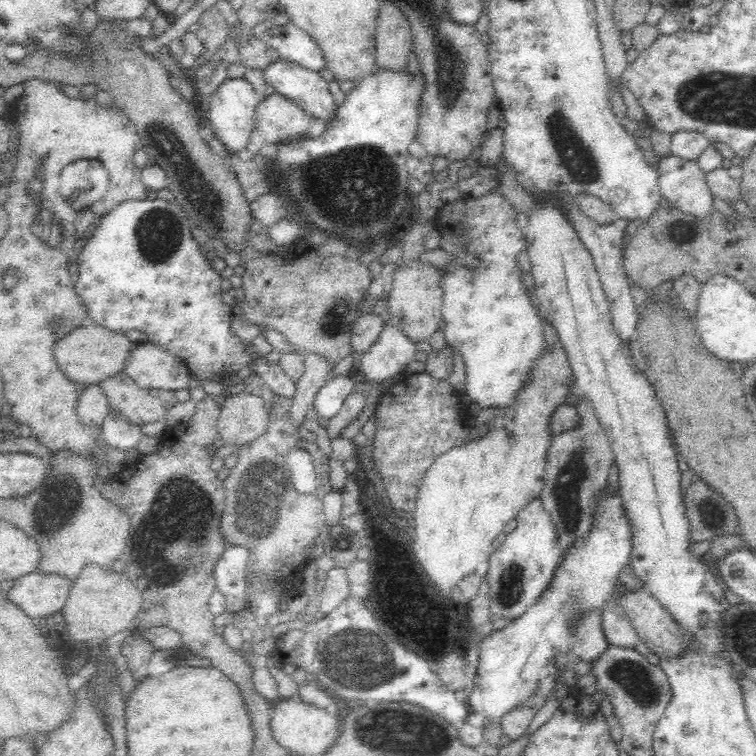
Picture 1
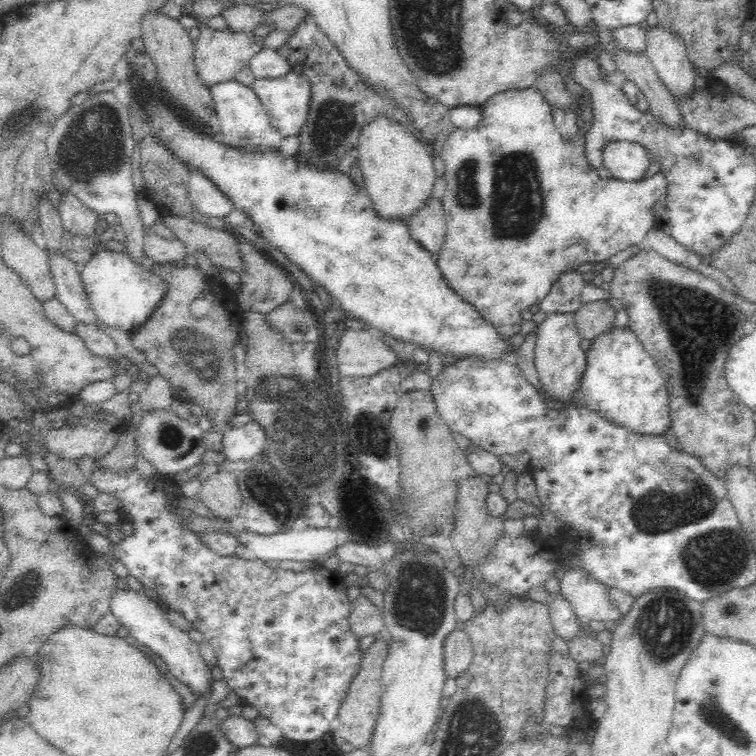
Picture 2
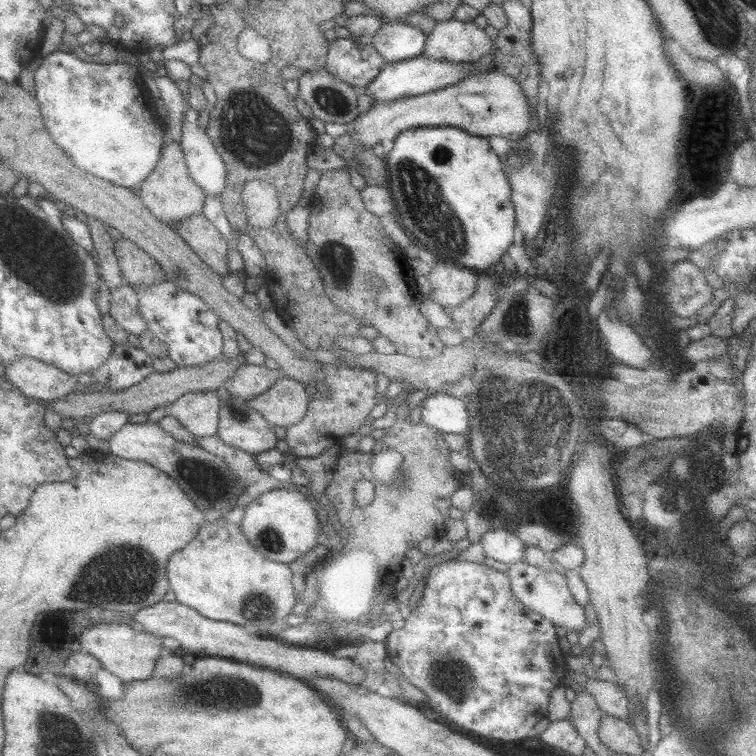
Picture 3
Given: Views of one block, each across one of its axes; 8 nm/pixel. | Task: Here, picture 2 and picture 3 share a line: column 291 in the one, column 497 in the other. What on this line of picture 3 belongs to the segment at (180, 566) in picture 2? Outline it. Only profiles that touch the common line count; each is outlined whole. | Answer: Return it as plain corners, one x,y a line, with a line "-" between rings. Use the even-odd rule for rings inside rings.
455,559
434,565
426,577
423,595
425,598
420,599
416,609
406,620
405,626
399,630
393,630
385,640
390,660
399,668
409,683
425,693
427,700
429,700
428,705
449,721
451,720
461,728
487,738
505,740
506,742
525,739
533,726
546,718
550,694
565,676
566,659
563,656
565,652
561,652
559,642
555,638
557,628
539,614
525,609
525,606
519,602
519,598
513,592
511,578
507,572
488,567
484,562
477,564

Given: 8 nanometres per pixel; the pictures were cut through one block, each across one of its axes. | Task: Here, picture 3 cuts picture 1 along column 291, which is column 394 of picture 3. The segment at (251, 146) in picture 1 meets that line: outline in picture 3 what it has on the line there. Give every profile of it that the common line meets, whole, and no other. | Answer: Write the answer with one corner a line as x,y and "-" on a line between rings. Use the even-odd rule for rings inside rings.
497,70
493,72
476,73
453,86
447,86
441,90
423,94
418,97
399,99
389,103
374,102
371,108
363,114
360,114
353,123
354,130
350,134
353,143
363,149
375,149
377,144
382,144
385,140
397,141
397,138
410,129
420,127
458,127
473,135
481,137
504,137
519,136
527,134
527,131
535,129
535,115
530,112
529,102
526,100
526,94
519,86
519,81
511,75
503,74

